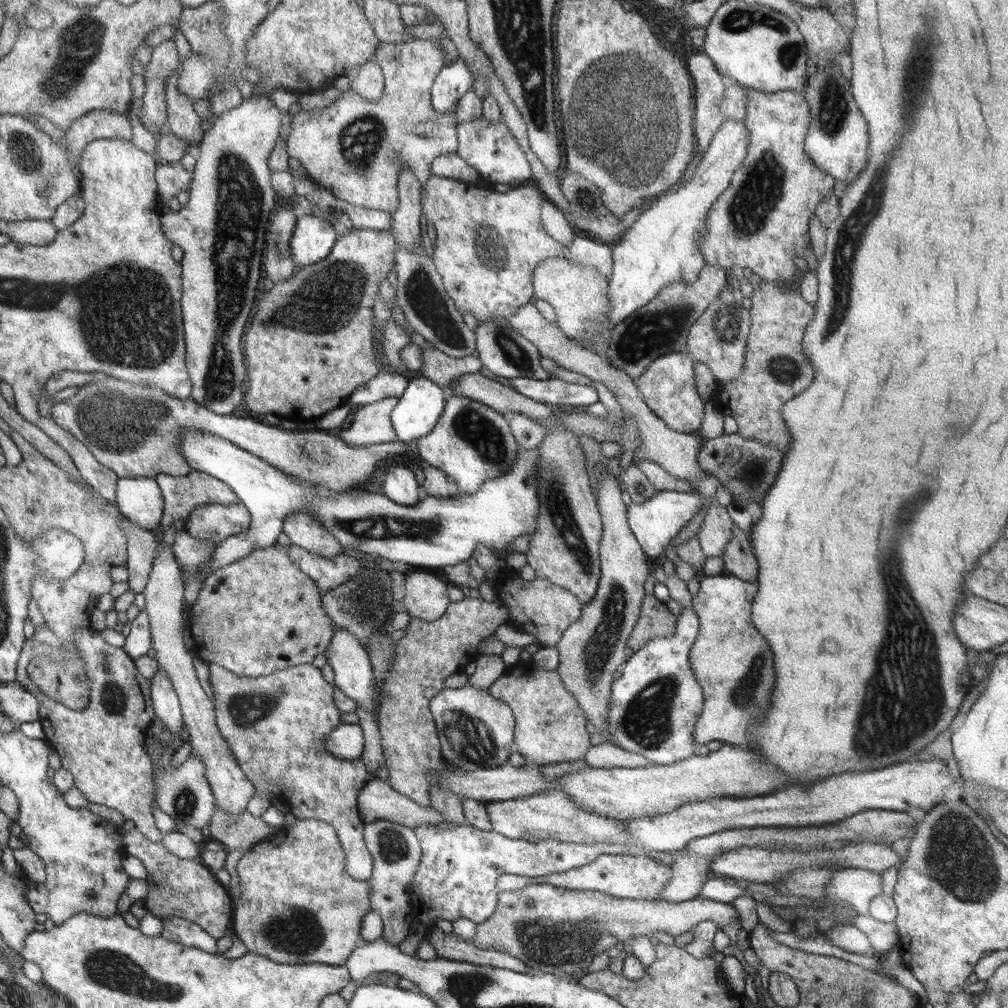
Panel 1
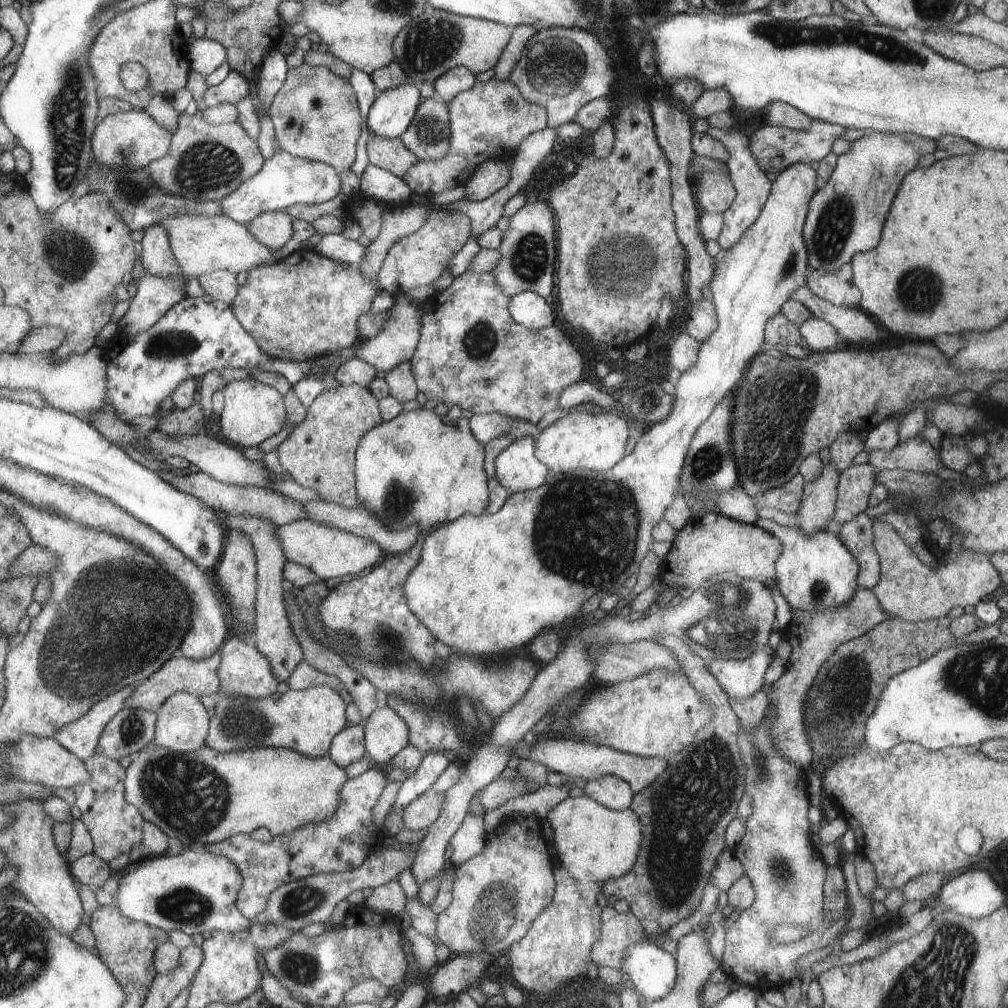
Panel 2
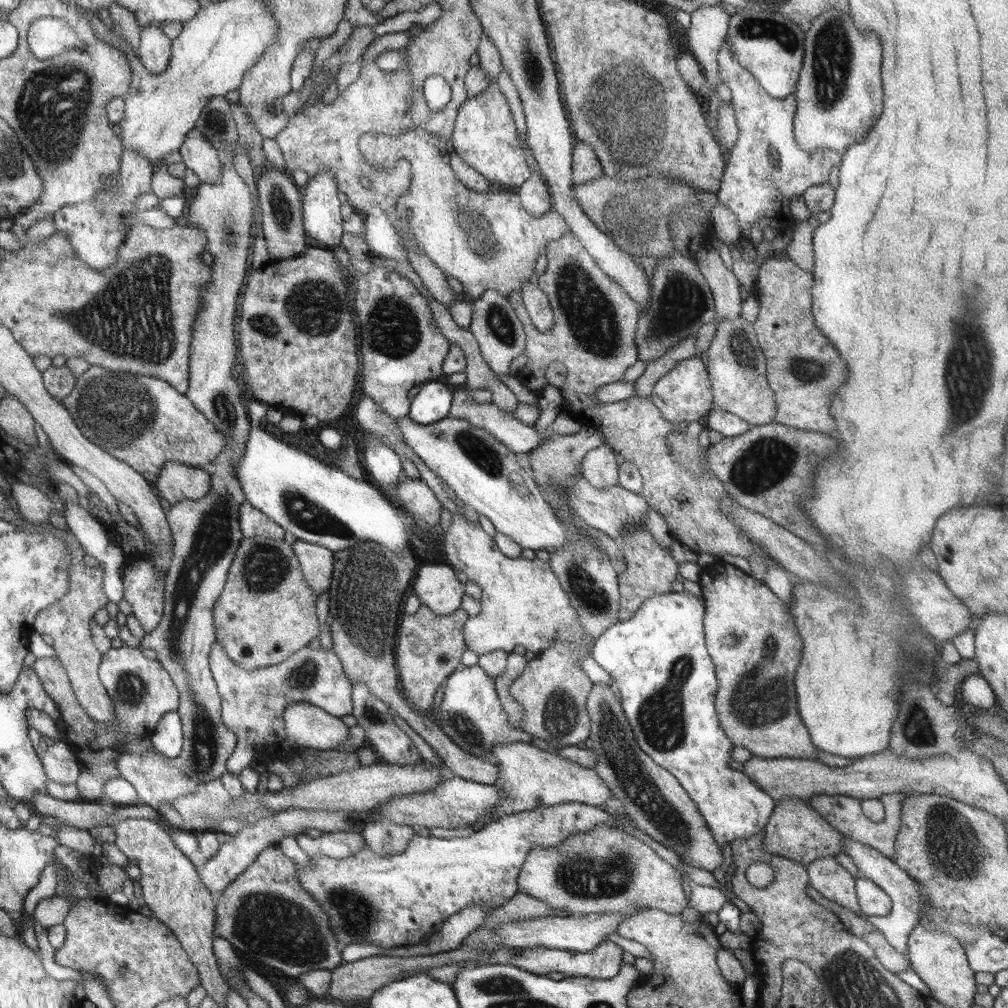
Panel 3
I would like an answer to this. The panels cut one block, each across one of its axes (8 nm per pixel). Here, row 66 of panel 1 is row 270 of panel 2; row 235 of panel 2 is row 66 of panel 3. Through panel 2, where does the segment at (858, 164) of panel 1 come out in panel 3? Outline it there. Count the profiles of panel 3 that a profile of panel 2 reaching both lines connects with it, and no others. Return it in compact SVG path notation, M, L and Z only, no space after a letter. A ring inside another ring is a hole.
M833 6L821 14L817 14L809 22L809 30L805 32L805 48L803 48L803 66L799 72L799 82L795 90L797 112L793 118L793 136L801 150L817 150L829 148L833 152L843 154L849 146L861 142L873 124L879 120L883 112L883 84L881 84L881 60L883 48L879 36L871 32L859 32L853 26L851 14L841 6Z

